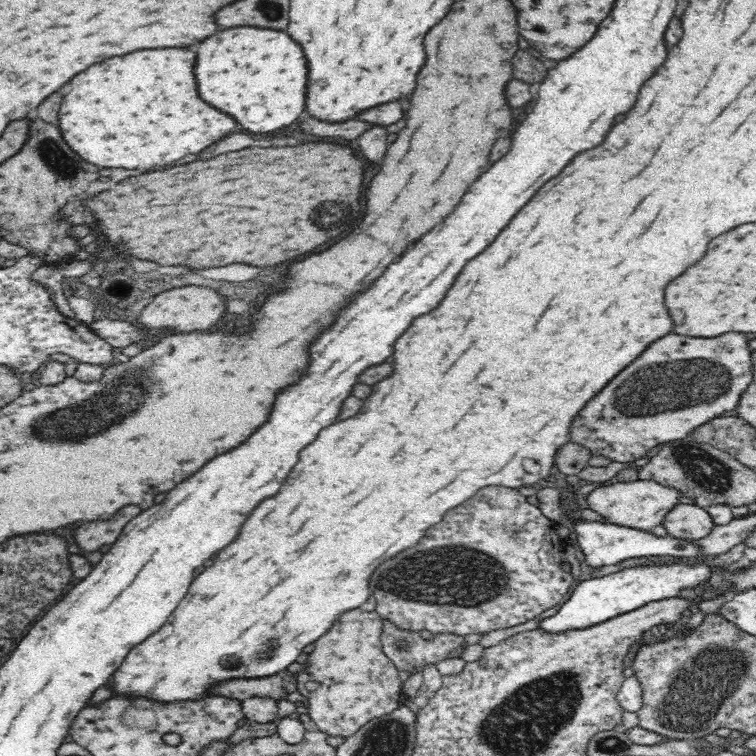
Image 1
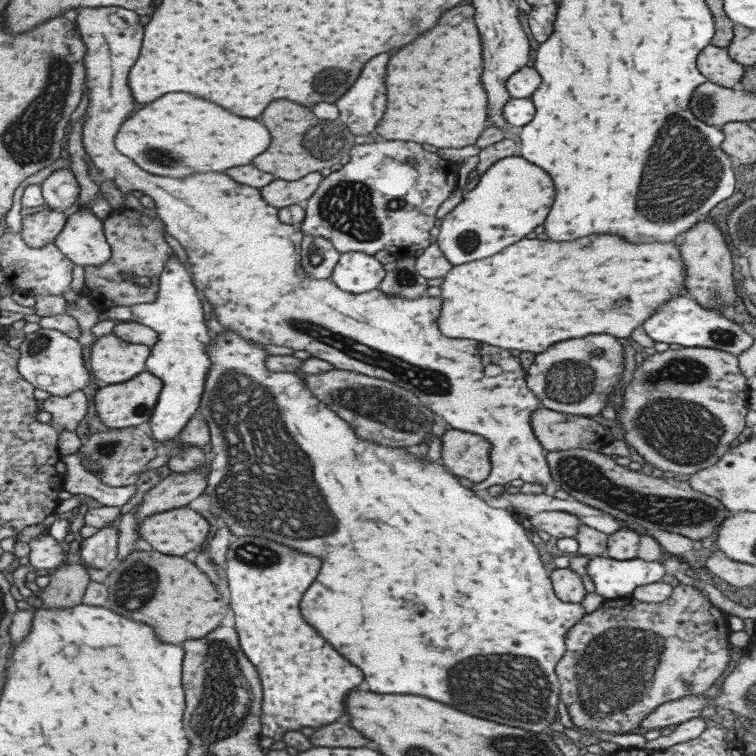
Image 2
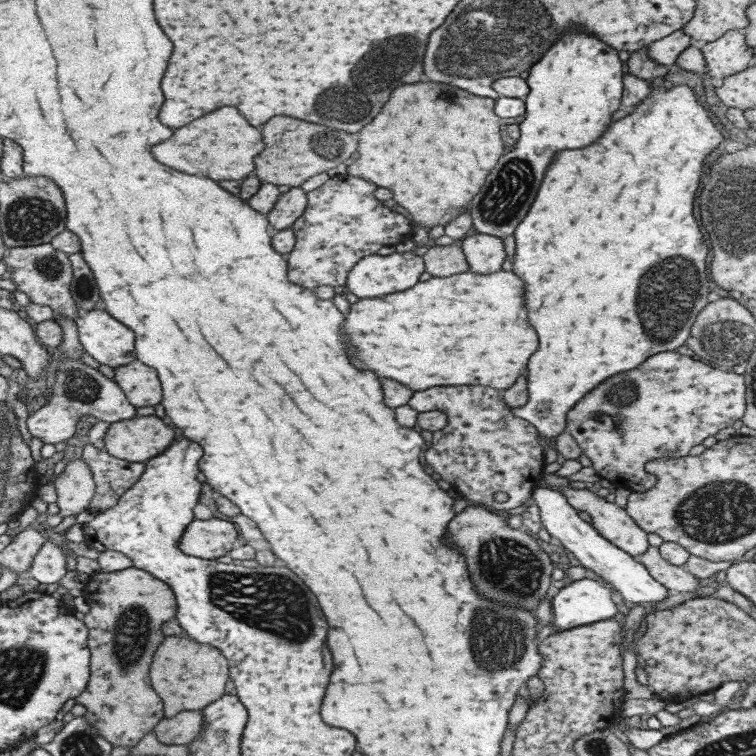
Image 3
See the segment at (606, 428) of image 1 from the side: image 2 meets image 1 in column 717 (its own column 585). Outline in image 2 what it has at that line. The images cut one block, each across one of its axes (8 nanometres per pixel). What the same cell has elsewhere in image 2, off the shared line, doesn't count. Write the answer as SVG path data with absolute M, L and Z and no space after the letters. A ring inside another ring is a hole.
M598 334L598 336L584 336L574 340L564 340L558 344L552 344L546 352L538 354L525 375L528 388L542 402L542 407L561 412L566 415L591 417L600 414L606 406L606 396L616 388L616 384L622 380L624 374L624 346L618 342L618 338L610 334Z

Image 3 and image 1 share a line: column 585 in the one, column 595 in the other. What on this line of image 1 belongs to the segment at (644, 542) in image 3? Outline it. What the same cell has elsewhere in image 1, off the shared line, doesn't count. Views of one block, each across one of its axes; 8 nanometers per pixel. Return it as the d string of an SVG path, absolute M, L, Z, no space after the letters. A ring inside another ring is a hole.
M636 480L636 482L618 482L617 484L601 484L586 496L588 507L597 512L607 524L618 524L627 528L650 531L660 525L668 512L680 504L683 493L663 486L654 480Z

